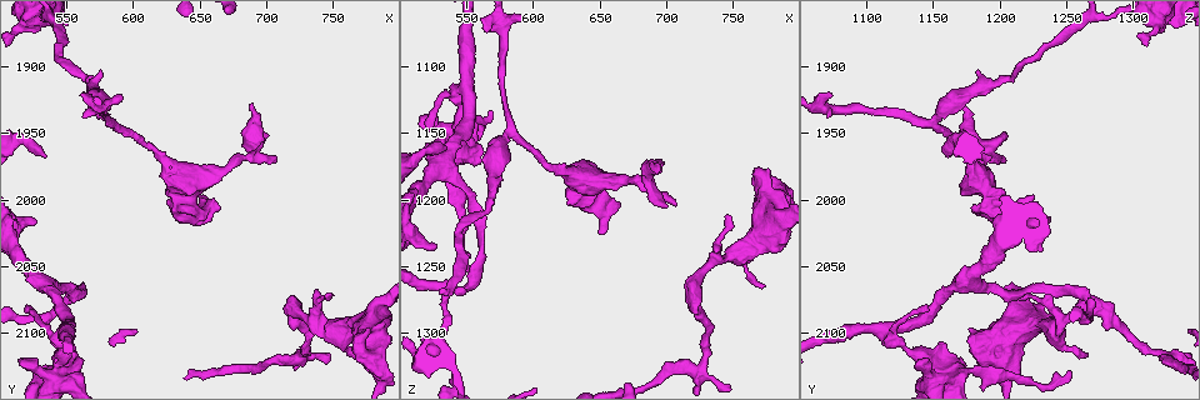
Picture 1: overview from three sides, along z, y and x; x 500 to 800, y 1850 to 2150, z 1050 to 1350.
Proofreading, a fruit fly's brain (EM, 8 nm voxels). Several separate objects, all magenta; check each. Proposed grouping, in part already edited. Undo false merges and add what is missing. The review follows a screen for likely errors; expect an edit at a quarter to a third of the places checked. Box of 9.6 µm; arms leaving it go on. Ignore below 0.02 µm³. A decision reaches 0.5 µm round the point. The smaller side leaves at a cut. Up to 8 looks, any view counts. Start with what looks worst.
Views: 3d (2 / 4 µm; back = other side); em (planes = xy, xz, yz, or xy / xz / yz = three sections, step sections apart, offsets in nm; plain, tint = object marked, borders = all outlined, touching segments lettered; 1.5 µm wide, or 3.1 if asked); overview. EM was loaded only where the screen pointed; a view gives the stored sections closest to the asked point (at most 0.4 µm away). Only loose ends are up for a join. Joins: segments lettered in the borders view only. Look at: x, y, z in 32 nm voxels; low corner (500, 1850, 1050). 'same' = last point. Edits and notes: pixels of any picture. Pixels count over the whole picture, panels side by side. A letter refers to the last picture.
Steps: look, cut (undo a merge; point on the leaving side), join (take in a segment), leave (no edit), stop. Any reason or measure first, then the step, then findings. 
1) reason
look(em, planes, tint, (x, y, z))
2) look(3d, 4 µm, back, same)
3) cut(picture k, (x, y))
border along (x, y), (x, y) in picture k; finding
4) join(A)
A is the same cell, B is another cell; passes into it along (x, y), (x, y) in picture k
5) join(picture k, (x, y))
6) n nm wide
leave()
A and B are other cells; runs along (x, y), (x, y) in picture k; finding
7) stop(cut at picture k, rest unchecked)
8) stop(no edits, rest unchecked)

thin end
look(3d, 4 µm, (774, 2118, 1264))

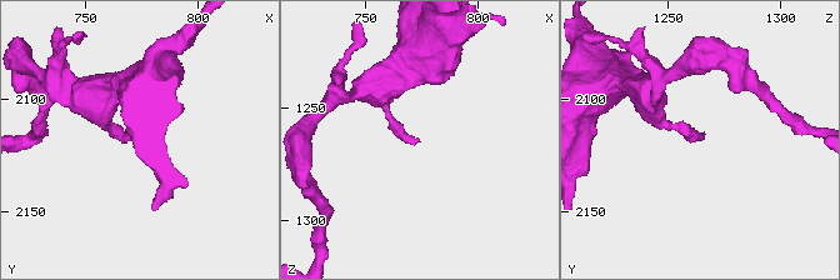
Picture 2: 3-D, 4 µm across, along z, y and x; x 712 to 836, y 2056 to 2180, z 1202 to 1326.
now the EM
look(em, xy, step 8, borders, (774, 2116, 1264))

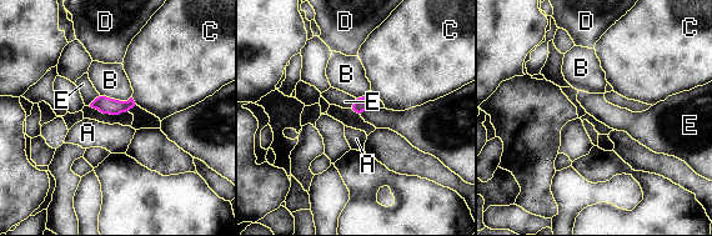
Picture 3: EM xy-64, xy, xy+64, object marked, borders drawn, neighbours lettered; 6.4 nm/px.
90 nm wide; B touches over 200 nm
leave()
A, B, C, D and E are other cells; no lettered segment goes on from it

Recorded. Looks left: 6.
an open end
look(em, planes, borders, (526, 2016, 1234))

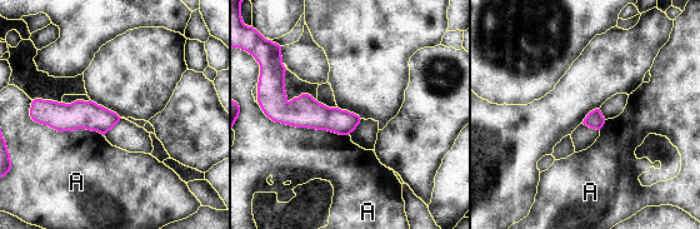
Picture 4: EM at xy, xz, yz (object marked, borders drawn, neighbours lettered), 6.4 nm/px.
leave()
A is another cell; none of them fits

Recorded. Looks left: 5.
branch stops here
look(em, yz, step 4, borders, (562, 1920, 1072))

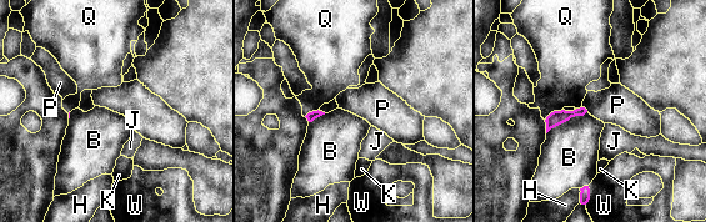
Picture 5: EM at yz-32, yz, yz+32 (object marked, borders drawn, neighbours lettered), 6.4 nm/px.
look(em, planes, borders, same)

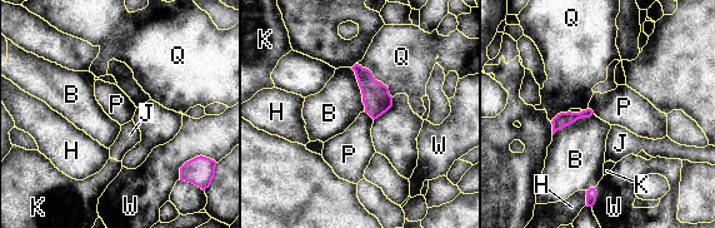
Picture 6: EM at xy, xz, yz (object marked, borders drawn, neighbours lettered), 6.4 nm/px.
leave()
B, H, J, K, P, Q and W are other cells; border along (364, 112), (374, 119) in picture 6; none of them fits

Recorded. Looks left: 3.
look(3d, 2 µm, (532, 2062, 1170))

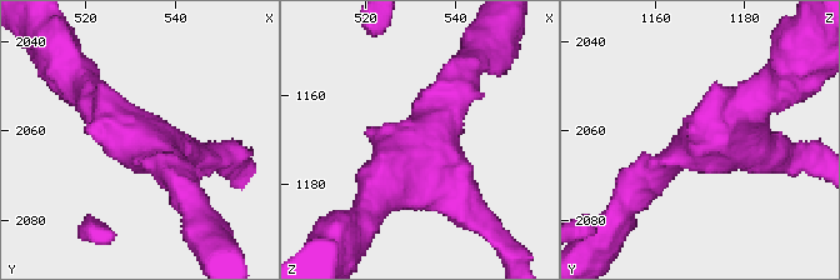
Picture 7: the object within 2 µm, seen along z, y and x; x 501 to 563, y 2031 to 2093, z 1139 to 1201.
look(em, xz, step 4, tint, (534, 2063, 1171))

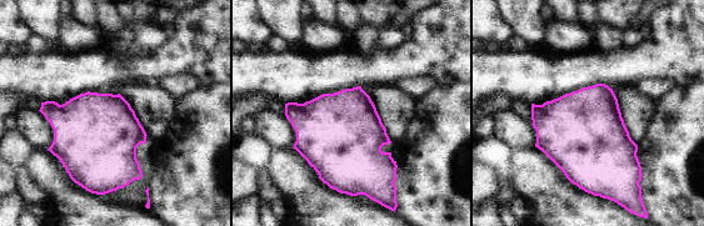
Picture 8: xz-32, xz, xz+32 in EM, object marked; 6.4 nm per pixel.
look(em, planes, borders, same)

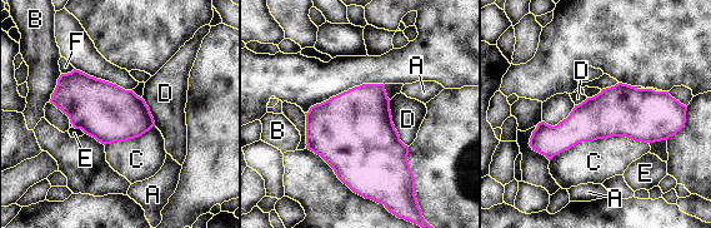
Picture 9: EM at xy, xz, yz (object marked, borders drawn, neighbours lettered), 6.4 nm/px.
leave()
A, B, C, D, E and F are other cells; one neuron here

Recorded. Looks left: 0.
stop(no edits, rest unchecked)

